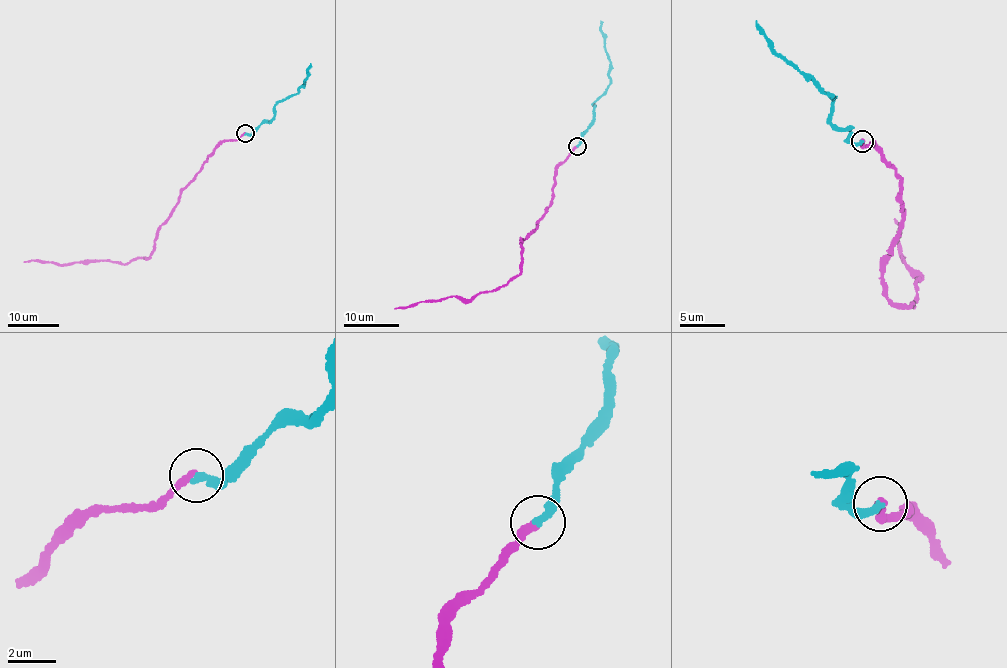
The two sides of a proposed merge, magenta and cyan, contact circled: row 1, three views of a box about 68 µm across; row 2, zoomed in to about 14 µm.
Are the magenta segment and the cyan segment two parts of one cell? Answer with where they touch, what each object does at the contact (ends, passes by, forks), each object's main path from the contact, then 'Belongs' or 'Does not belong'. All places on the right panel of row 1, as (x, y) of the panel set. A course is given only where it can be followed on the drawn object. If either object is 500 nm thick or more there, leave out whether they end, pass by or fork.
Place: (862, 141). At the ring magenta ends. At the ring cyan ends. Course of magenta: (861, 141), (901, 179), (901, 232), (885, 261), (883, 291), (914, 305), (918, 277), (898, 253), (893, 218). Course of cyan: (861, 141), (851, 142), (851, 132), (830, 122), (833, 97), (774, 51), (773, 42), (756, 20). Belongs

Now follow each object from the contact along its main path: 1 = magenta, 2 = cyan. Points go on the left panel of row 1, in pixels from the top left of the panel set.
1: (246, 133), (218, 144), (203, 163), (195, 180), (182, 190), (147, 258), (124, 264), (23, 262)
2: (246, 133), (252, 133), (259, 125), (274, 118), (278, 102), (297, 93), (304, 85), (311, 63)

